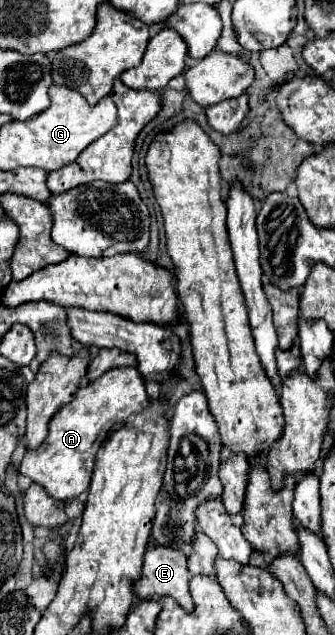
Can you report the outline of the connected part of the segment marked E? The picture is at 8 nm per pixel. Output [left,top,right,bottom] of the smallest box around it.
[135,545,193,611]

